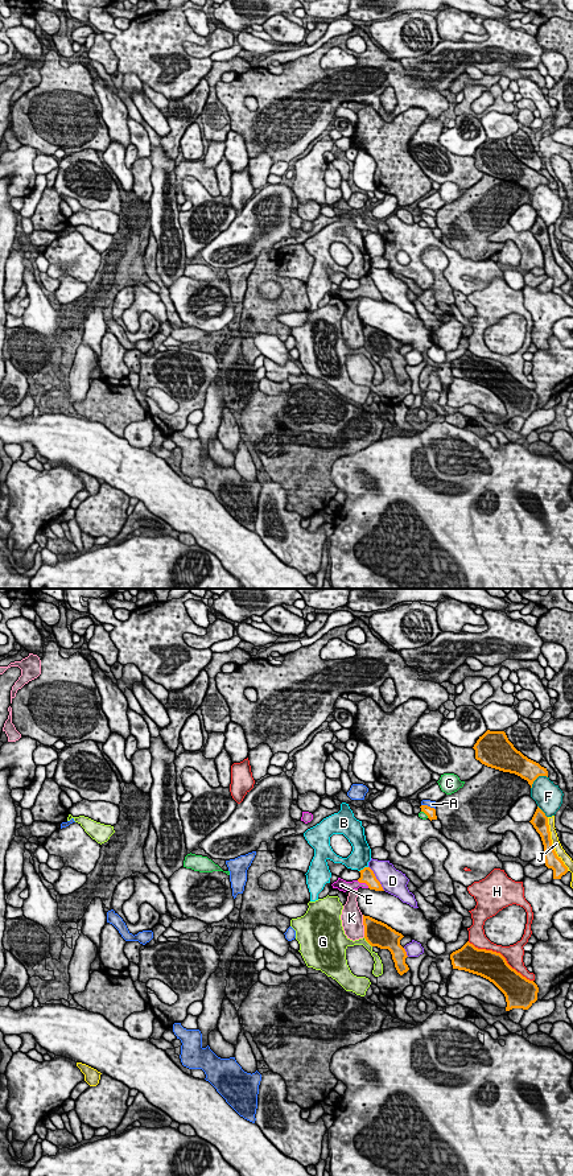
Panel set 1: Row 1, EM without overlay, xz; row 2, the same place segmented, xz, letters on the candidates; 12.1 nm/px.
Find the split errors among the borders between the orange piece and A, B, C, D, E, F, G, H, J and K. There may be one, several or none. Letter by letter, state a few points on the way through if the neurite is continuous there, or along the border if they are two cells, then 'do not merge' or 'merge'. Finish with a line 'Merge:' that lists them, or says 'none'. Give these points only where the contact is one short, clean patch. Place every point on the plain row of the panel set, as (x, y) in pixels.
A: do not merge
B: do not merge
C: do not merge
D: do not merge
E: merge
F: do not merge
G: do not merge
H: do not merge
J: do not merge
K: do not merge
Merge: E

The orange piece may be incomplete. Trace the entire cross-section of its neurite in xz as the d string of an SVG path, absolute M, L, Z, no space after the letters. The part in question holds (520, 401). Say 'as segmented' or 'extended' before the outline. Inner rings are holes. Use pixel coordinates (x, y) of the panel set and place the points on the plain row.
as segmented | M469 350L450 363L453 377L481 384L492 391L506 405L506 420L528 418L536 409L539 396L512 377L496 360L478 358Z

